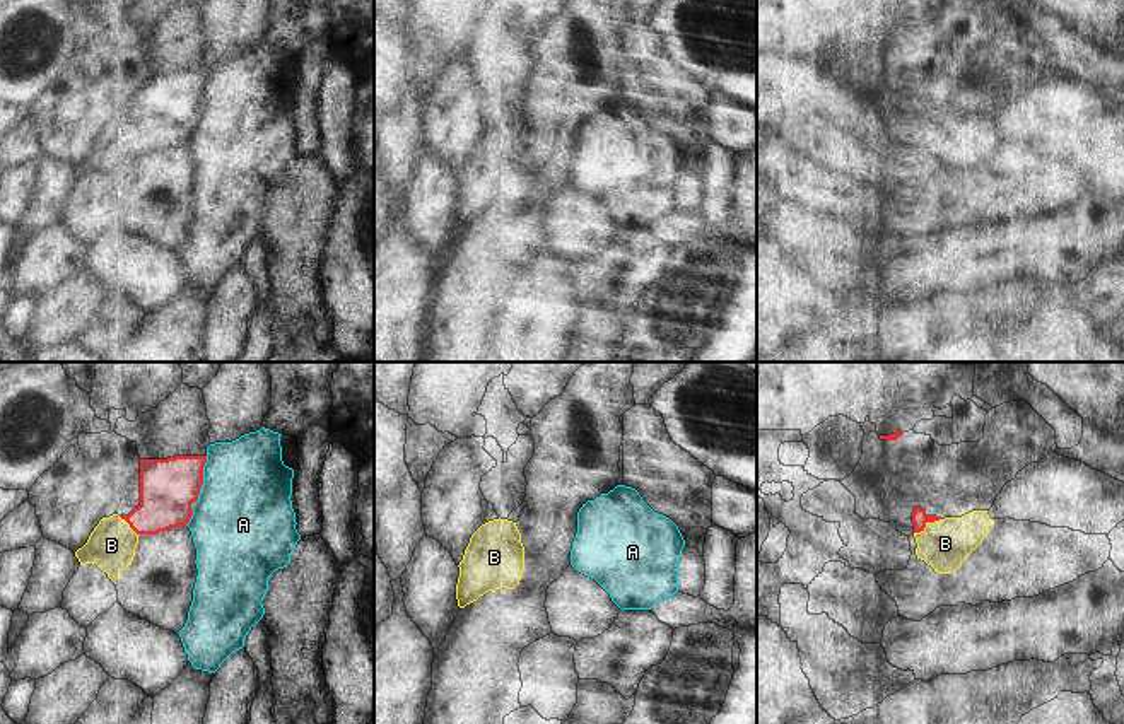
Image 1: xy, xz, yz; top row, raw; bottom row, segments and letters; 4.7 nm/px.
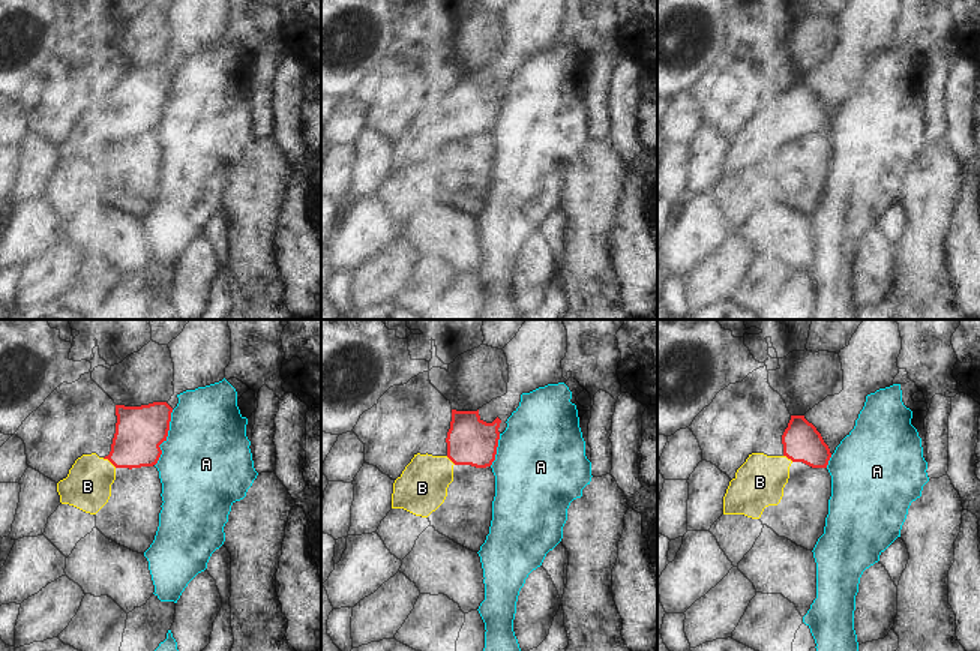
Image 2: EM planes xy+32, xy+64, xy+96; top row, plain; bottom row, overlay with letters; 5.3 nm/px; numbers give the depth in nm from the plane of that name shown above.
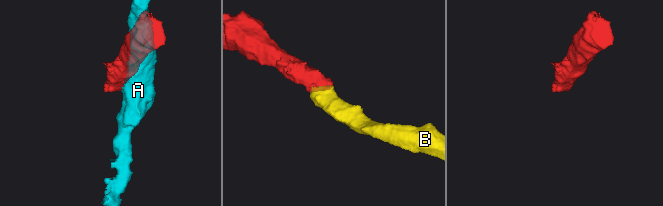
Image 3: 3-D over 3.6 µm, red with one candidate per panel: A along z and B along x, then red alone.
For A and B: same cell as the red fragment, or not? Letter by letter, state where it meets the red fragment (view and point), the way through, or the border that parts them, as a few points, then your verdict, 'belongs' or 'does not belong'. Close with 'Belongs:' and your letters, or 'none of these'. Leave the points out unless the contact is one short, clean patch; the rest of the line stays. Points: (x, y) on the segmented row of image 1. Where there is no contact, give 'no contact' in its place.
A: contact xy (199, 490); does not belong
B: contact yz (924, 525); way yz (919, 518), (924, 525), (945, 543); belongs
Belongs: B

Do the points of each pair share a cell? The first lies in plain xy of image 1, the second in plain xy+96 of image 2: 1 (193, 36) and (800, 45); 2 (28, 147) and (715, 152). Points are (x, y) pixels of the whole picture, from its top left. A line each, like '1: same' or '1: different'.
1: same
2: different

